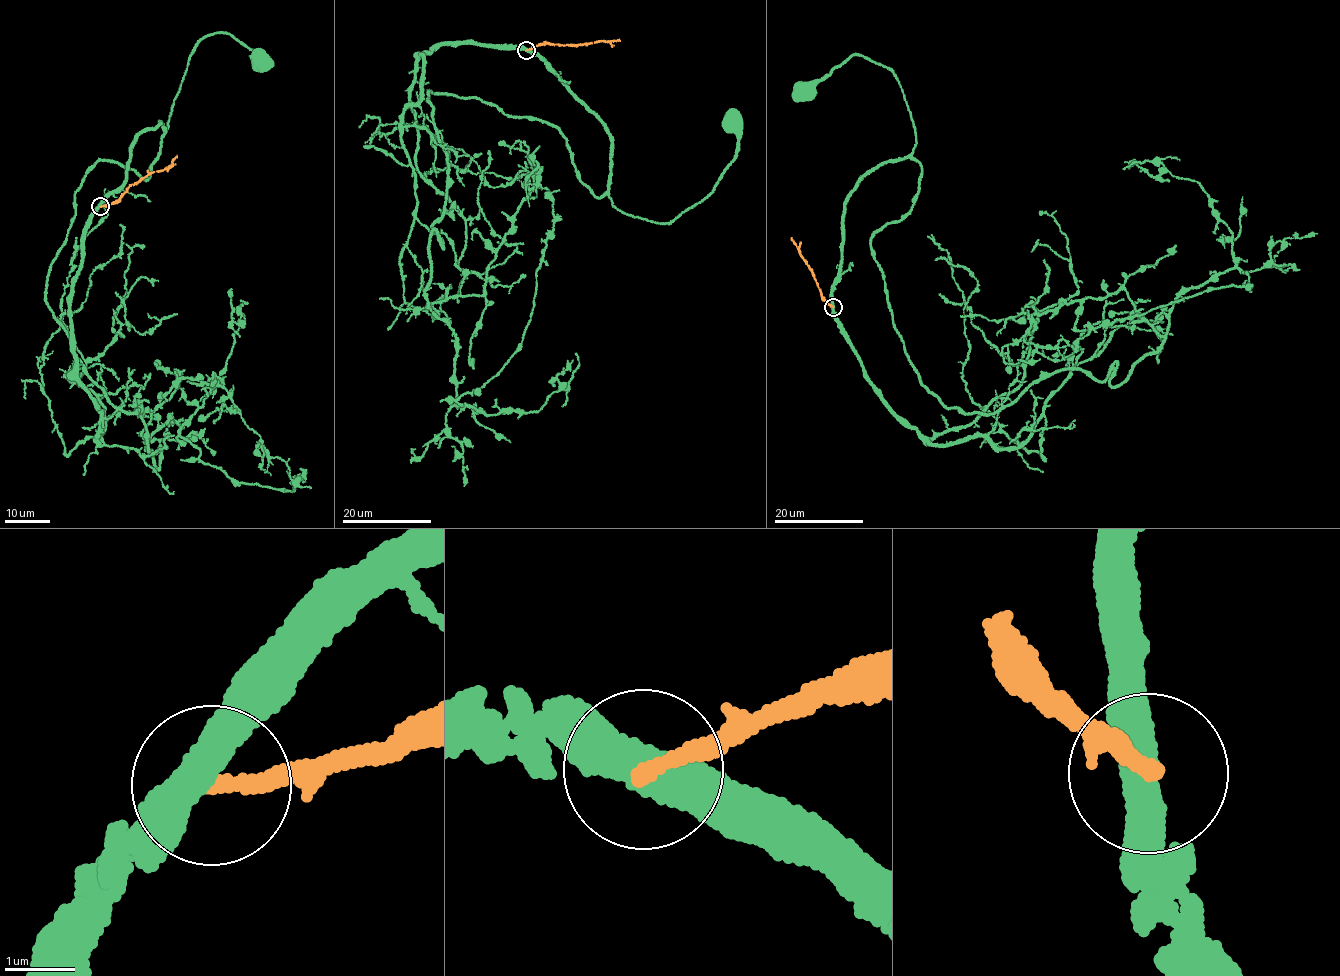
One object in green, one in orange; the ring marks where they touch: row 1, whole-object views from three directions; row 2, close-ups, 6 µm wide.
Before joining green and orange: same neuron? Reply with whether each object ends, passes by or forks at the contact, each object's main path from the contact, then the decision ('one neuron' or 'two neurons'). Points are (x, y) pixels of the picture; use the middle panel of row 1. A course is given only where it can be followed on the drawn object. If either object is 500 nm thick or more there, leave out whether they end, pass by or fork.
green passes by; orange ends there; green runs (527, 49), (555, 72), (608, 135), (611, 202), (634, 218), (666, 223), (708, 196), (735, 155), (732, 123); orange runs (527, 50), (546, 44), (620, 40); two neurons

